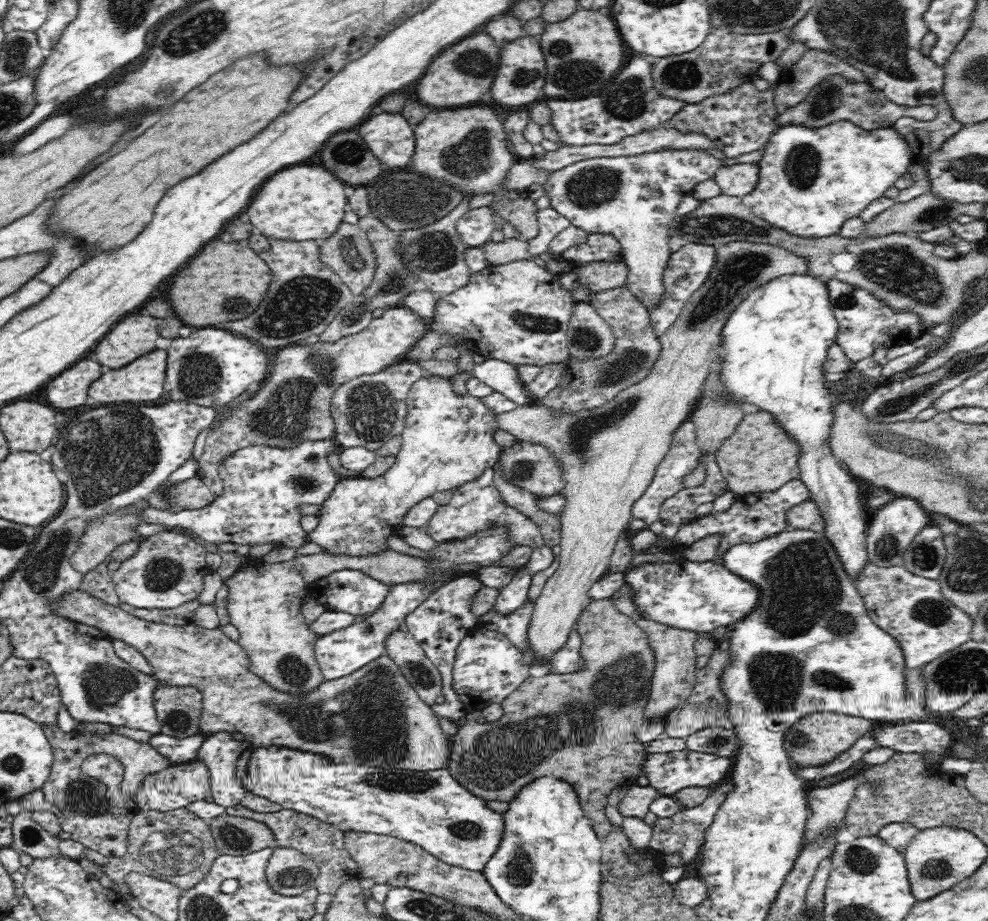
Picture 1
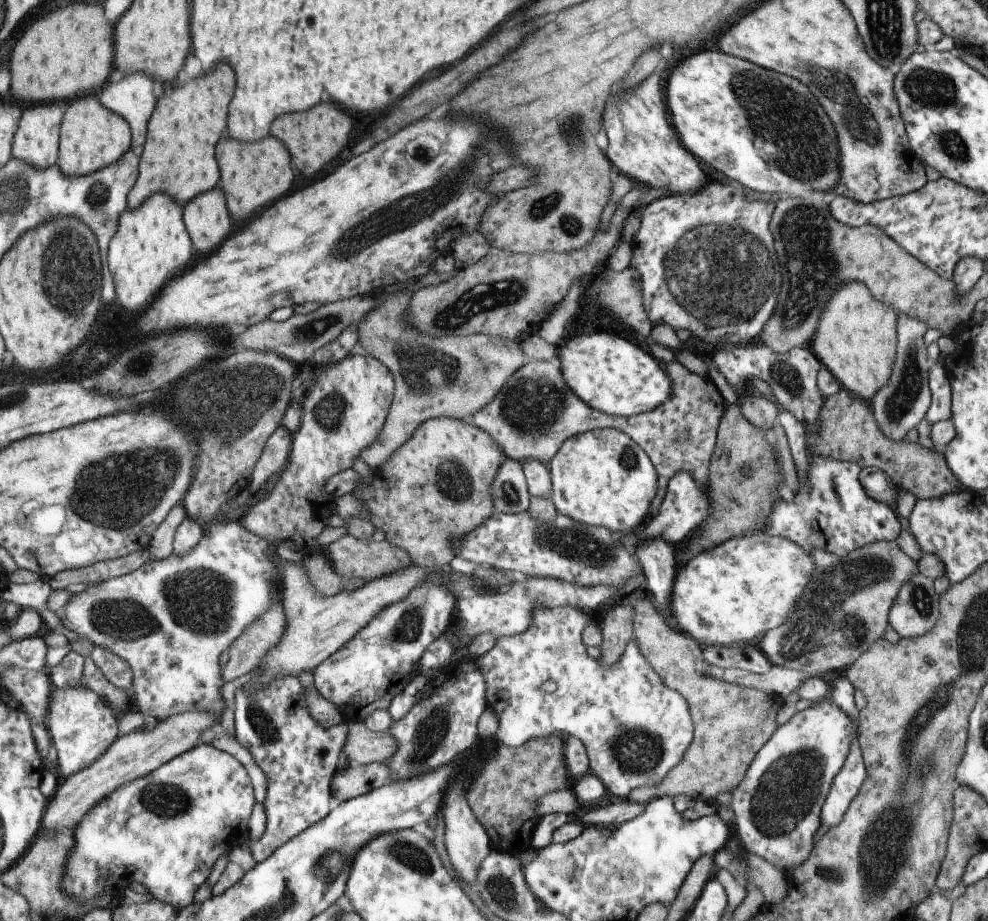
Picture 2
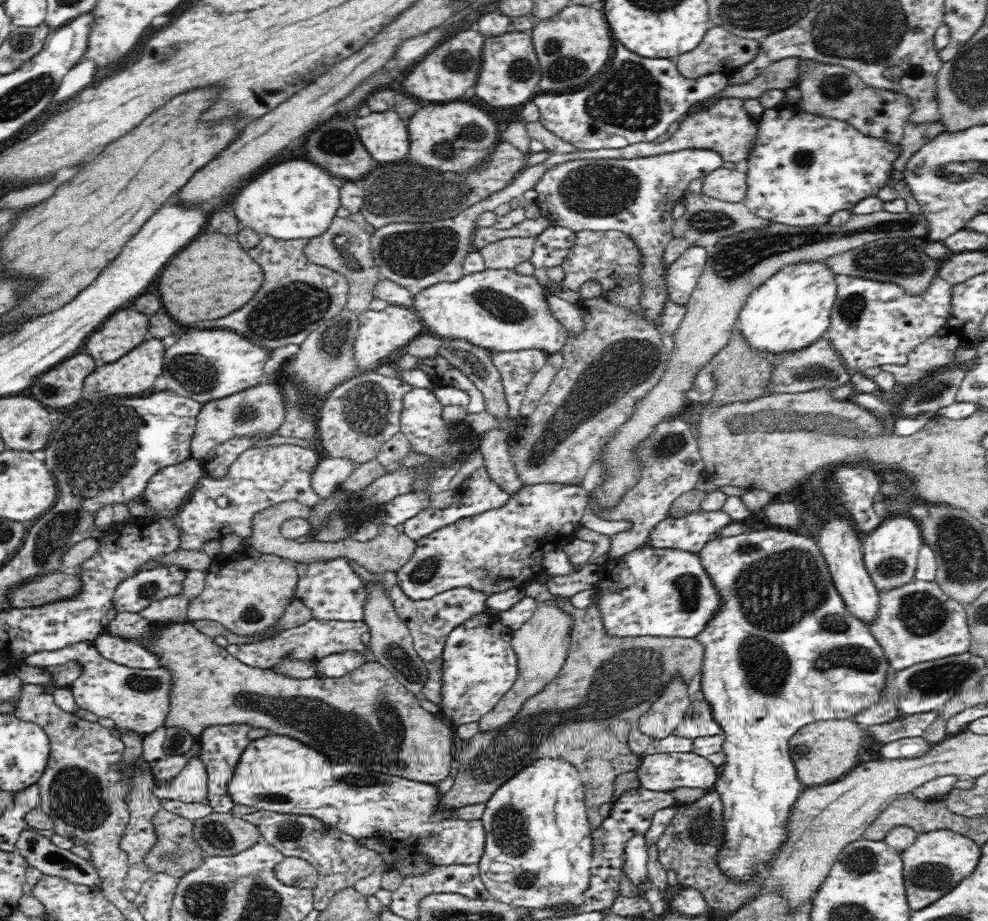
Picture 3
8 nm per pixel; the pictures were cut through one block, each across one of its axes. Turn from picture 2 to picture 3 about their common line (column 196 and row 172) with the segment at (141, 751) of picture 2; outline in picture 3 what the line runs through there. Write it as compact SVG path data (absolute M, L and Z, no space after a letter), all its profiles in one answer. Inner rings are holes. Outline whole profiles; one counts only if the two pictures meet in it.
M717 168L707 174L702 182L702 194L724 202L743 202L747 192L745 169Z

